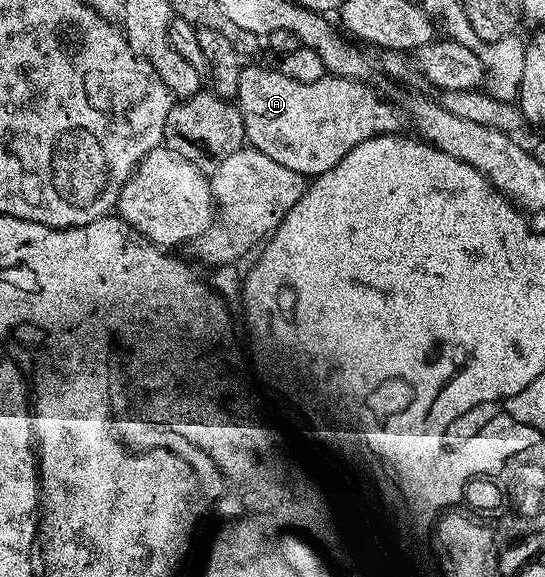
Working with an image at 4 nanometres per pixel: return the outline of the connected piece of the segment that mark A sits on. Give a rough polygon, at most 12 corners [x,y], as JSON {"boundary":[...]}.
{"boundary":[[243,67],[244,140],[313,178],[403,131],[369,83]]}

